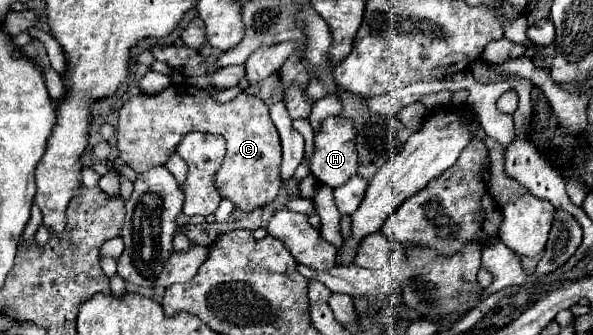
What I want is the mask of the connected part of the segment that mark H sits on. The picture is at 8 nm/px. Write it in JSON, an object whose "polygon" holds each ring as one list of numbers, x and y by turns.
{"polygon":[[330,116,322,122,320,134,314,138,310,168,324,186,334,190,356,174,358,156,352,140,354,126,348,118]]}

